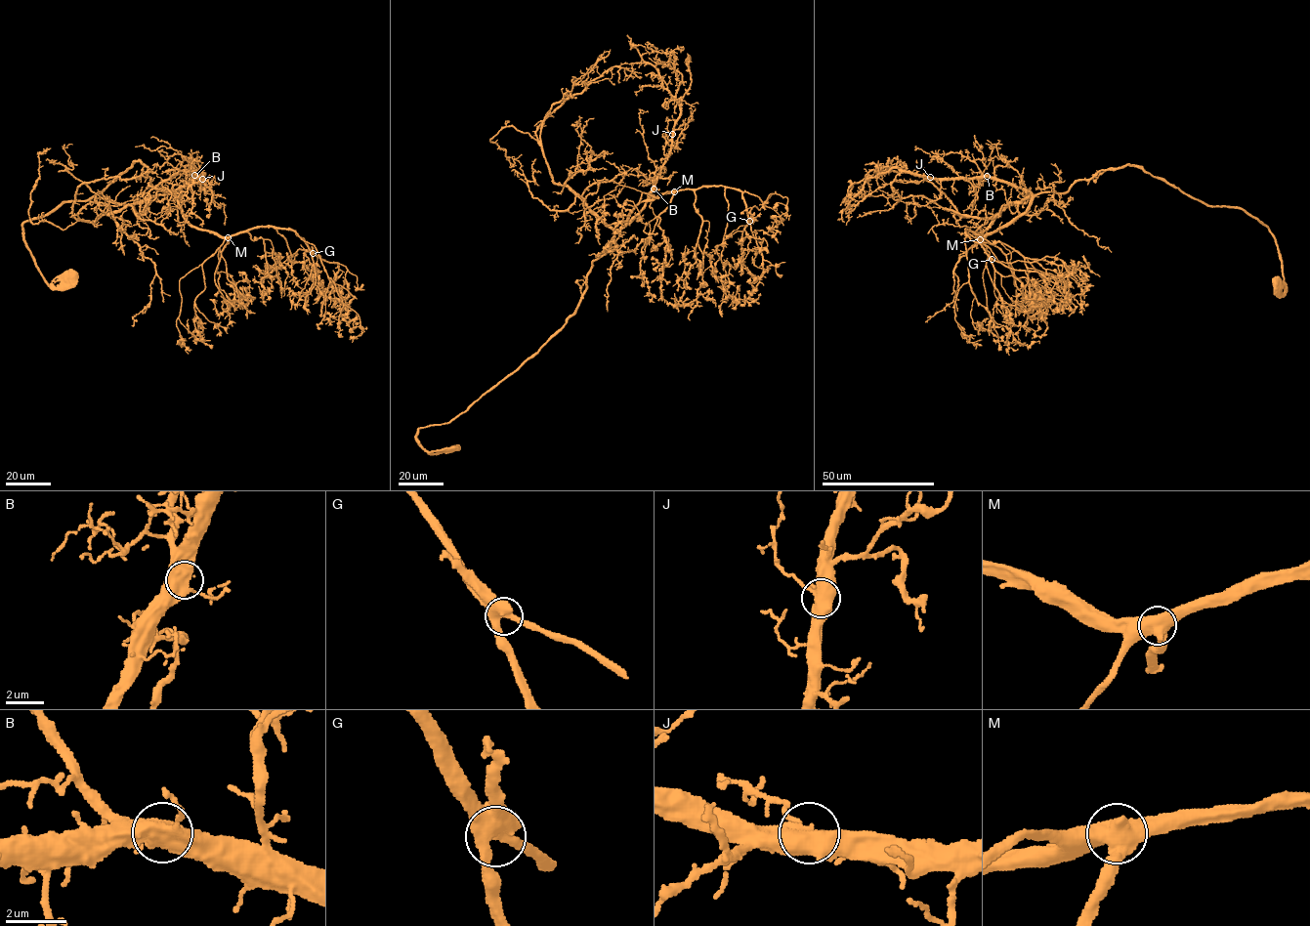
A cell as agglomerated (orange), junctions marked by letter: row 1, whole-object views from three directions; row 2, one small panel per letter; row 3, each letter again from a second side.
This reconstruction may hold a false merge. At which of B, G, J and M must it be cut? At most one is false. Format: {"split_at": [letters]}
{"split_at": []}

